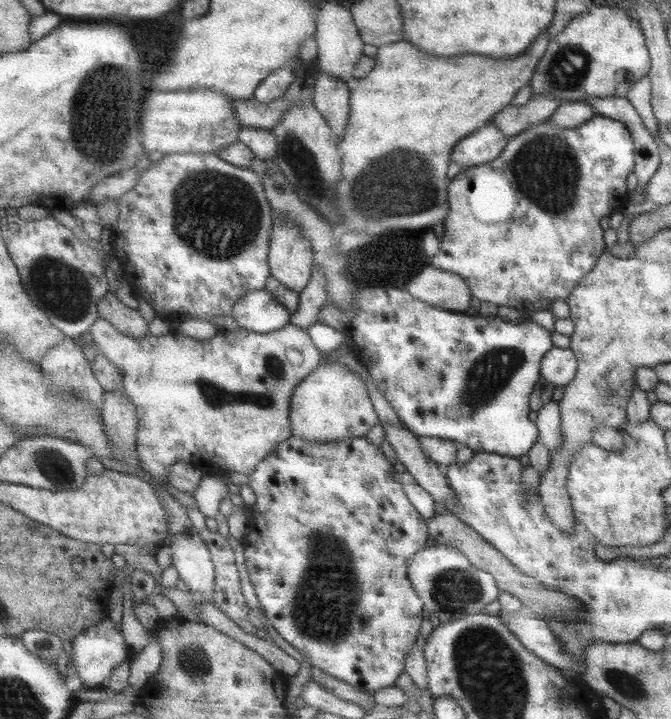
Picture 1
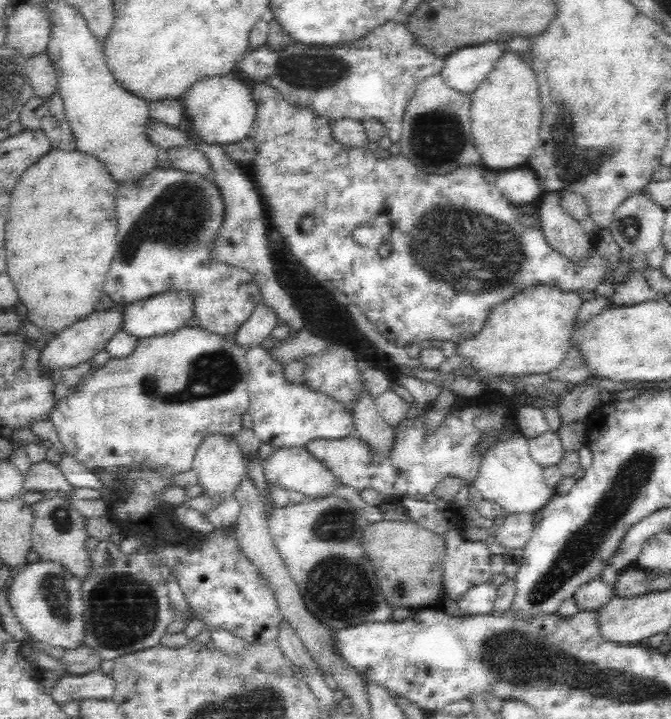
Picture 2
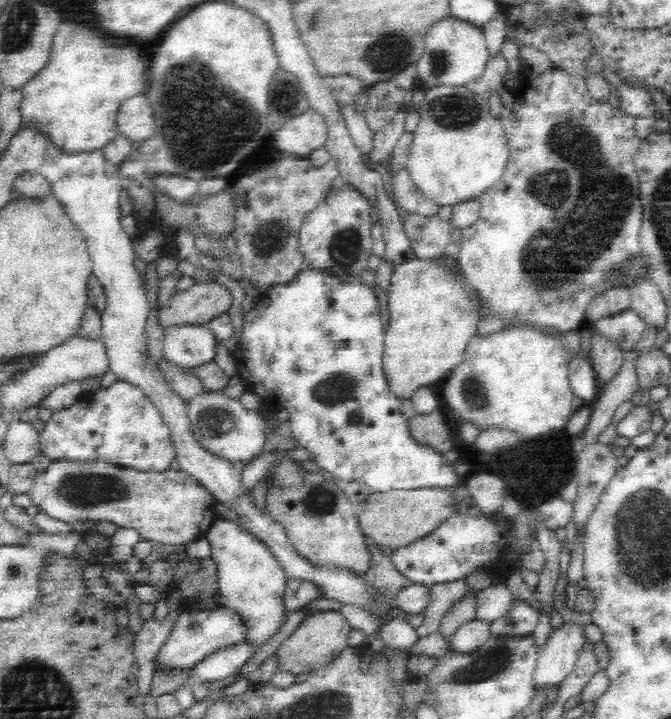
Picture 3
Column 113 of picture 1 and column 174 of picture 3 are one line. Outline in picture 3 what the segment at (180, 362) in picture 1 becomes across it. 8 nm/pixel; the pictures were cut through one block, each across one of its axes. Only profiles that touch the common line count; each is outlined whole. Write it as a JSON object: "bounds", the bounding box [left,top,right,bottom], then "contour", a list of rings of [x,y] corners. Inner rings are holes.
{"bounds":[162,323,221,368],"contour":[[[207,323],[165,324],[162,325],[162,332],[162,352],[186,368],[214,361],[221,346]]]}

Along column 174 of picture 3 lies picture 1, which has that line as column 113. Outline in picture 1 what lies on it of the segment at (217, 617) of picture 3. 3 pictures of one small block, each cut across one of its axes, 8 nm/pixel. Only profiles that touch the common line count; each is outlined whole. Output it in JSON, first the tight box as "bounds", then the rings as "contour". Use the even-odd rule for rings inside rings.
{"bounds":[72,617,133,689],"contour":[[[110,617],[106,622],[80,634],[73,646],[75,650],[72,658],[79,672],[77,684],[82,683],[86,689],[105,688],[106,684],[110,684],[114,671],[124,662],[133,658],[133,650],[124,636],[124,630]]]}

